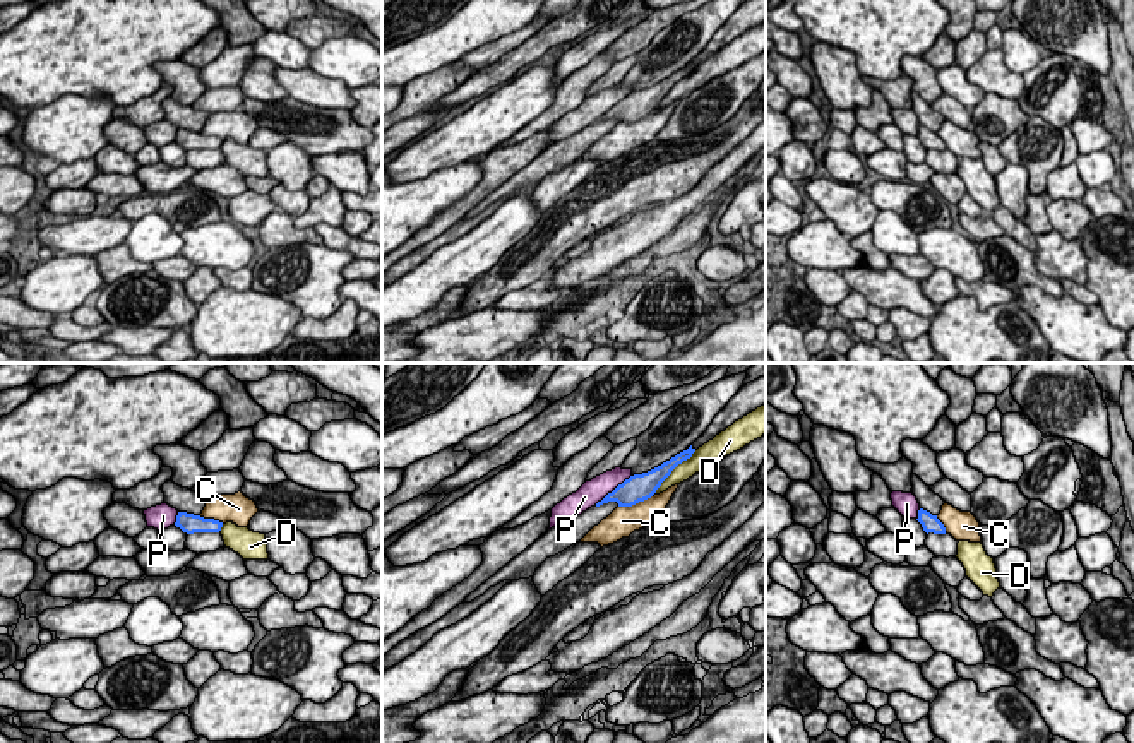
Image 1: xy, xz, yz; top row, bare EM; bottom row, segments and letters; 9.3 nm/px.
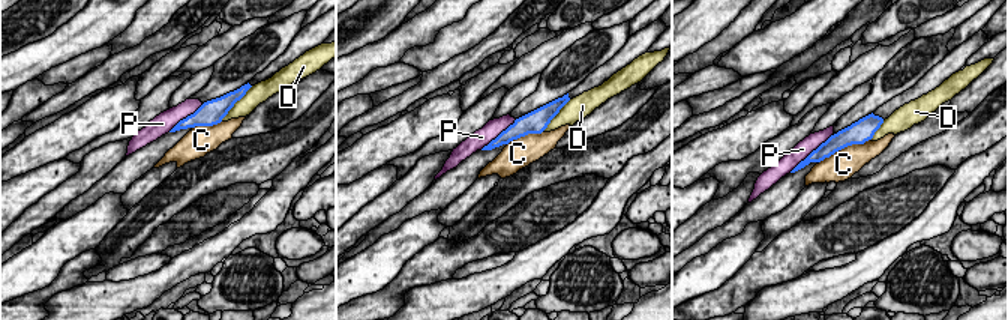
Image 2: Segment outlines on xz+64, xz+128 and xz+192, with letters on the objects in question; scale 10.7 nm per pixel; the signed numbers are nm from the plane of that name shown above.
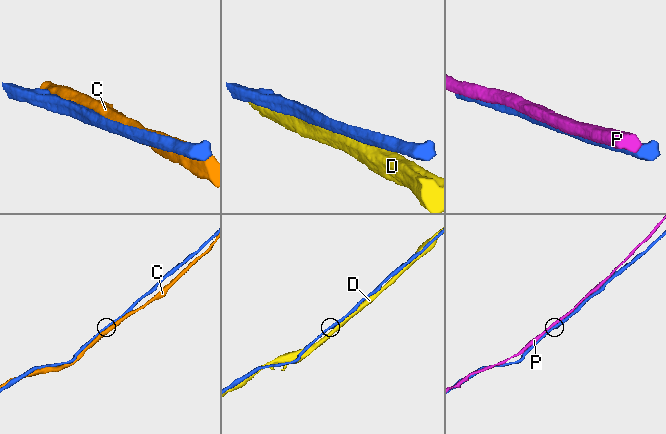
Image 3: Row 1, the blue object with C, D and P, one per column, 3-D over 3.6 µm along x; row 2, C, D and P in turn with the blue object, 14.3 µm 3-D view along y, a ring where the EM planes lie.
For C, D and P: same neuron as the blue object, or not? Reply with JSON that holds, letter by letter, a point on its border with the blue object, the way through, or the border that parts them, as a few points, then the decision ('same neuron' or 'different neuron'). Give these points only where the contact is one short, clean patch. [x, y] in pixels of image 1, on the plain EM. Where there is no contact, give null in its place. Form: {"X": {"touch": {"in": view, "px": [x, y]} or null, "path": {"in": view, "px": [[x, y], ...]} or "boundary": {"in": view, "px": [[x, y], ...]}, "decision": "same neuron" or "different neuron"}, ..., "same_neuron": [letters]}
{"C": {"touch": {"in": "xz", "px": [634, 120]}, "decision": "same neuron"}, "D": {"touch": {"in": "xz", "px": [672, 86]}, "decision": "different neuron"}, "P": {"touch": {"in": "xz", "px": [614, 106]}, "decision": "different neuron"}, "same_neuron": ["C"]}

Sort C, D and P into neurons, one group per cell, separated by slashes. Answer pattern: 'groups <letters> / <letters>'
groups C / D / P

